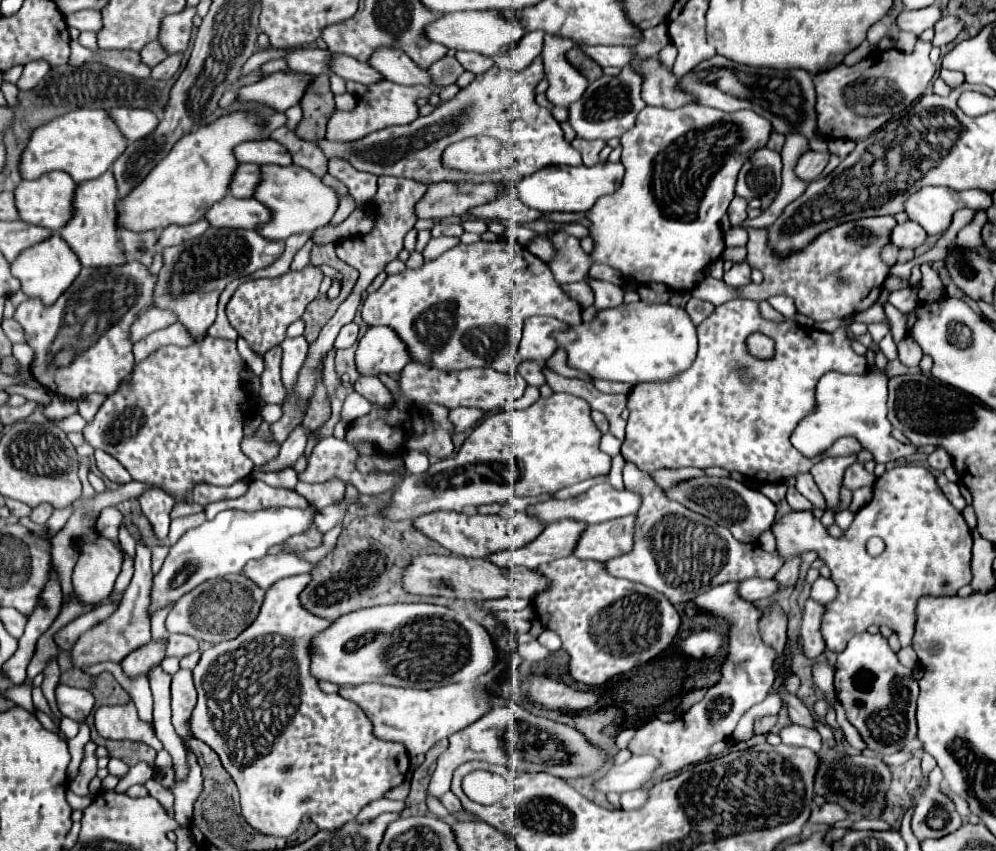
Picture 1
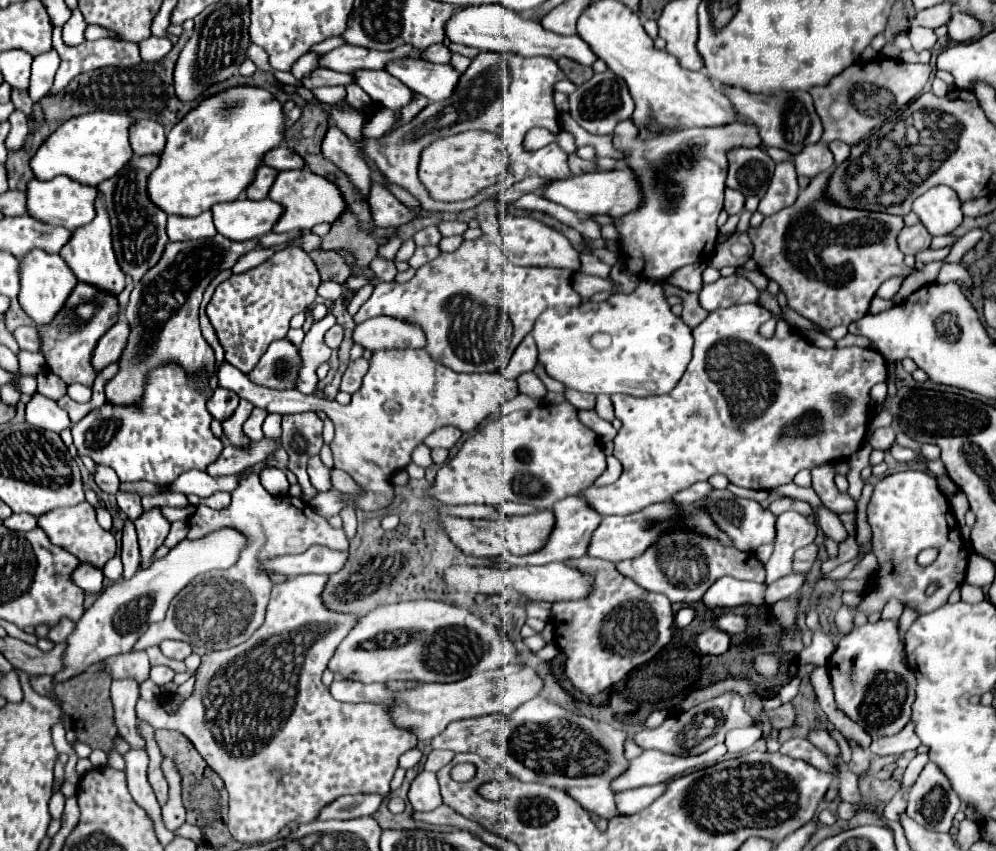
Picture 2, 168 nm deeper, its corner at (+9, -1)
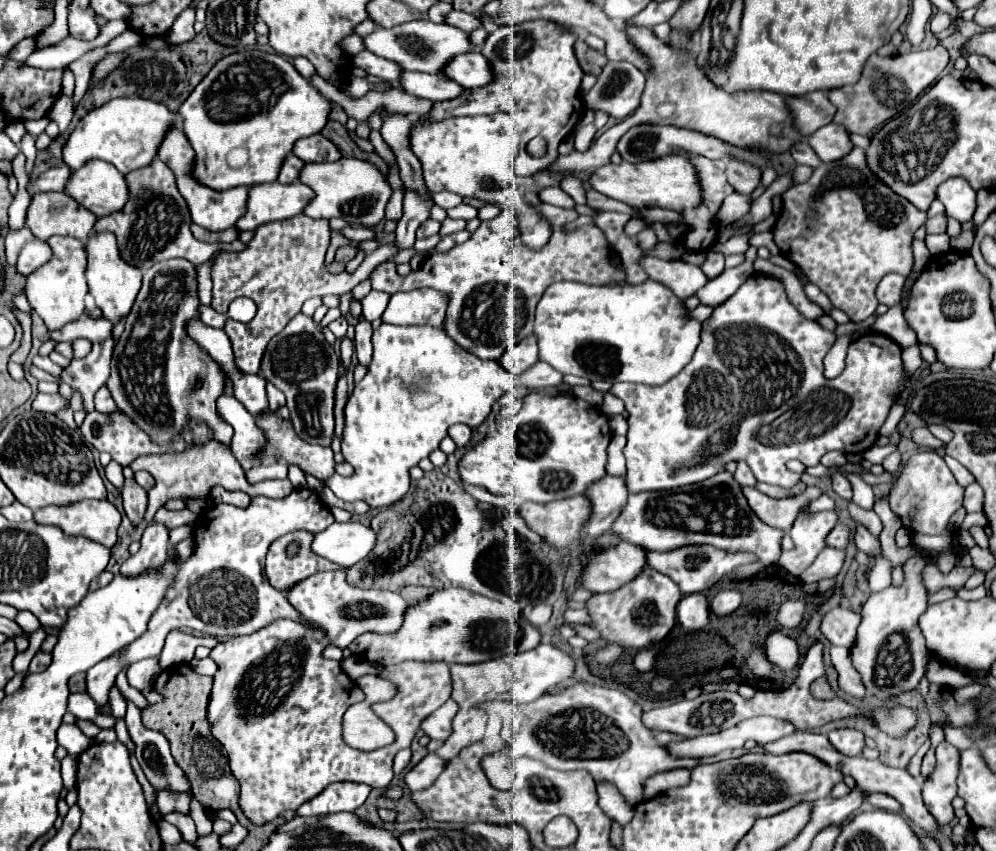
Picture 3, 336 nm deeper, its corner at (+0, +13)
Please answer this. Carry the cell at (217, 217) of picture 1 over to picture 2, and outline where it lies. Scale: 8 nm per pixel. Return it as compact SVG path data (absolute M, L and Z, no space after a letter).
M238 198L228 204L216 204L212 212L216 230L230 240L242 242L272 232L272 226L280 220L280 214L284 214L284 206L270 198L258 202Z

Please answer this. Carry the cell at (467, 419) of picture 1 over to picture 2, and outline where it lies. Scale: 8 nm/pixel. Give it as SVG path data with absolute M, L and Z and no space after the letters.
M446 426L446 428L440 428L436 432L432 432L428 438L426 438L426 446L428 448L446 448L450 450L458 440L460 440L462 432L458 428L452 428L452 426Z

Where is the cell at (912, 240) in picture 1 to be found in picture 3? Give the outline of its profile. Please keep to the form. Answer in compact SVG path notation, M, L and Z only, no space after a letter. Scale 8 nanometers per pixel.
M933 216L933 218L927 218L925 222L925 228L927 228L927 234L943 234L945 228L947 228L947 220L945 216Z

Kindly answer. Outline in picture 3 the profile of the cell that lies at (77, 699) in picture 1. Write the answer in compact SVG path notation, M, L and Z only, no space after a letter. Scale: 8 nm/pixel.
M37 652L29 664L29 672L43 672L49 668L49 664L51 664L51 654Z

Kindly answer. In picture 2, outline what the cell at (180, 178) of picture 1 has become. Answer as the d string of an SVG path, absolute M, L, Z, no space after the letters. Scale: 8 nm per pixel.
M232 86L224 92L200 100L200 104L192 108L168 132L168 142L164 154L160 156L160 166L152 172L148 180L148 194L152 202L160 206L166 214L198 216L204 210L210 210L214 204L240 198L250 186L252 178L256 178L256 166L262 164L264 154L284 144L286 128L288 120L284 114L284 106L268 88L262 86Z

